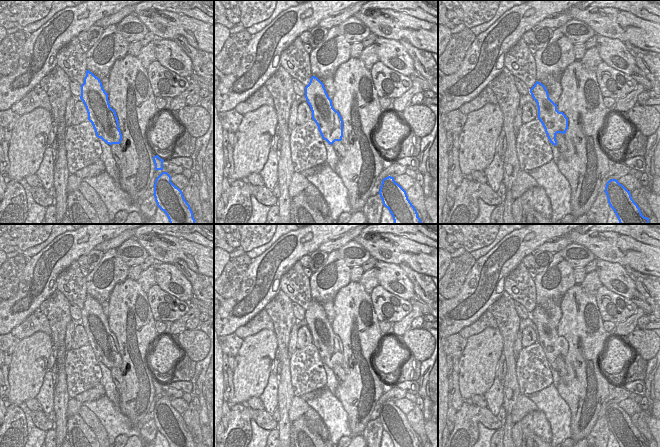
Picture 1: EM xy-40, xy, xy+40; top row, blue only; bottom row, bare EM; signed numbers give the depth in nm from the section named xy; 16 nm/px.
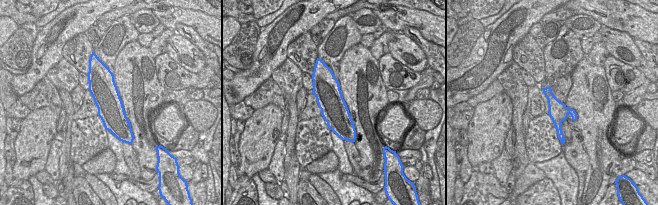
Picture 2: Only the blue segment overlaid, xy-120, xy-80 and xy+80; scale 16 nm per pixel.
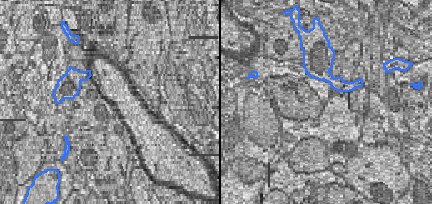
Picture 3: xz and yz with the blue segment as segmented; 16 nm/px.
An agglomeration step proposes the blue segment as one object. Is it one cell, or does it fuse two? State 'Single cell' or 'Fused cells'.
Single cell.

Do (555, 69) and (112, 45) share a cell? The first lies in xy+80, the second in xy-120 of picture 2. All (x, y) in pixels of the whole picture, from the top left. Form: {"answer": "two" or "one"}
{"answer": "one"}

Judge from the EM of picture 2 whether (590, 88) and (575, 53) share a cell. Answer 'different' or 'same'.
different

